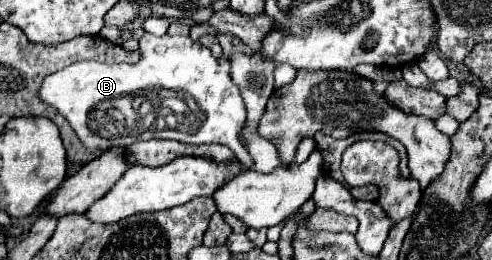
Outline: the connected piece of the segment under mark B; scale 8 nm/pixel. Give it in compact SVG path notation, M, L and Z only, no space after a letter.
M150 35L140 37L140 61L138 63L98 63L80 61L44 77L38 97L58 109L68 119L80 143L88 151L108 151L112 147L128 147L136 141L148 139L172 139L190 145L220 143L232 149L238 159L252 159L238 135L246 121L246 105L242 101L238 85L230 77L230 59L226 55L214 57L212 51L190 37Z

